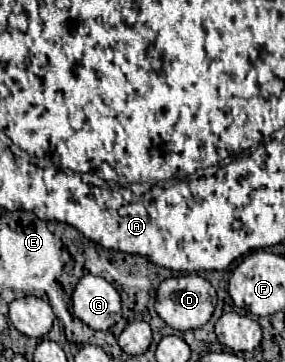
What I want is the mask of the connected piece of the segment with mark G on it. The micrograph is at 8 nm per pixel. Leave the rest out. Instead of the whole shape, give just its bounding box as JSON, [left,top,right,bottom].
[71,276,121,330]

